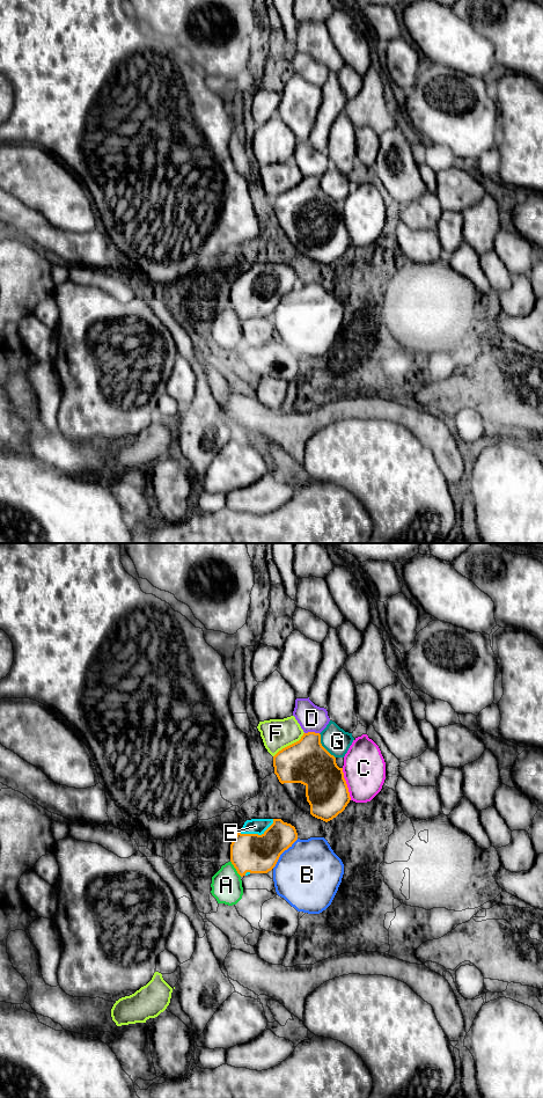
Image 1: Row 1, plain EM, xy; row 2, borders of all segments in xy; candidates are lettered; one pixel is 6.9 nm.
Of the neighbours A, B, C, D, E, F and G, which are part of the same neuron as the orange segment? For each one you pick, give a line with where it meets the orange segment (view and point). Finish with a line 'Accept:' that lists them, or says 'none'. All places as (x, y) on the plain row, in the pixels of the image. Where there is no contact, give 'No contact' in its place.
E: Touches orange at xy (257, 278)
Accept: E

